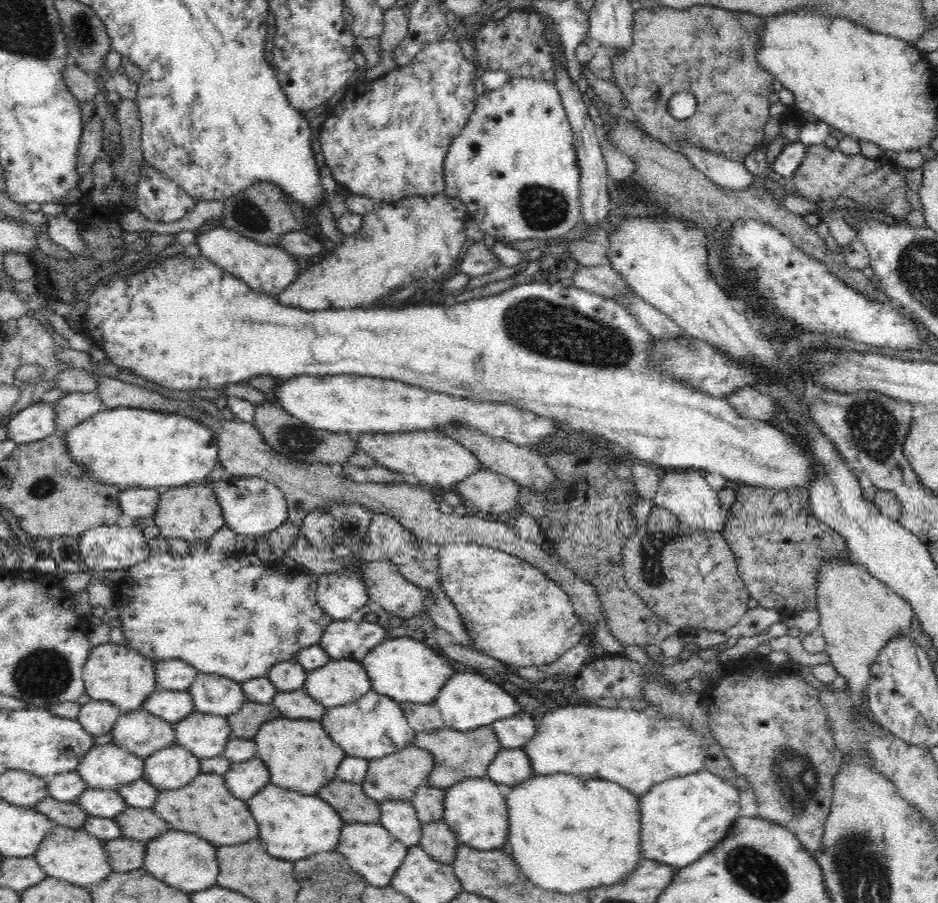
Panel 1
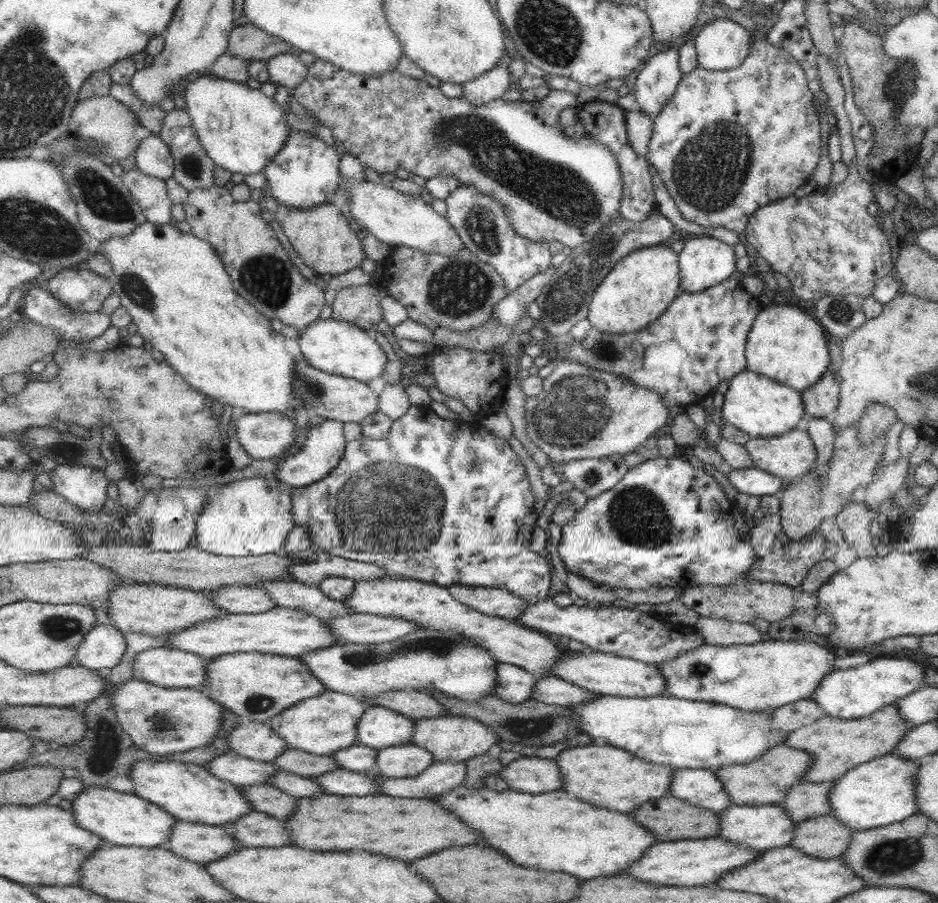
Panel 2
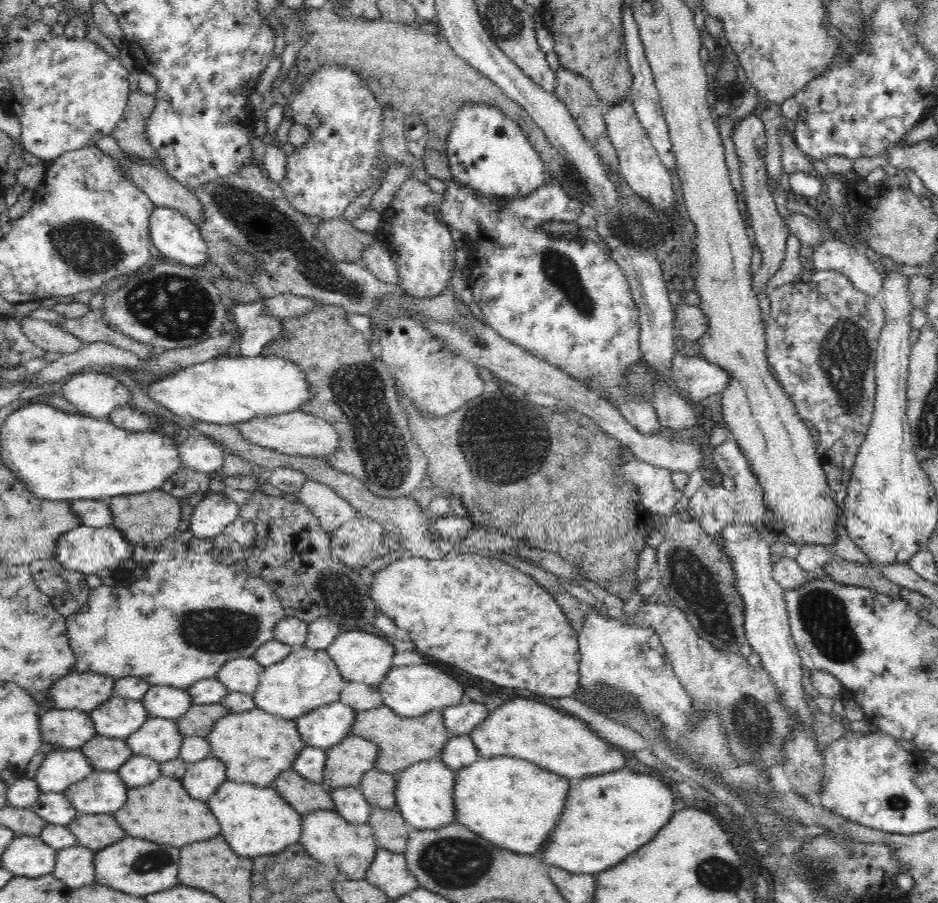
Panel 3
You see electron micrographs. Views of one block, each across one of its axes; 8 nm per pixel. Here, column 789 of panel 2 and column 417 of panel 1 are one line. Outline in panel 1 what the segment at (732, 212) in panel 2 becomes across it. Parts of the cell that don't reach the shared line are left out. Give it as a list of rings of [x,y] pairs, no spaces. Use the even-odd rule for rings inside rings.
[[[438,40],[438,42],[432,42],[432,44],[428,44],[418,56],[414,57],[409,65],[403,67],[398,66],[390,72],[387,72],[384,78],[374,79],[374,82],[370,84],[370,104],[368,104],[368,92],[366,92],[366,94],[362,94],[362,96],[354,102],[354,110],[348,108],[348,110],[344,110],[344,112],[338,116],[338,120],[334,120],[334,116],[330,116],[330,118],[326,118],[326,122],[320,125],[319,141],[322,154],[337,184],[352,194],[370,197],[376,204],[382,203],[383,201],[396,203],[400,198],[410,196],[429,198],[434,195],[444,194],[444,188],[446,188],[443,173],[445,154],[453,143],[453,139],[464,130],[464,126],[468,123],[469,117],[476,107],[476,100],[478,100],[479,96],[474,91],[475,81],[478,81],[476,78],[475,60],[470,61],[466,59],[464,54],[462,54],[458,42],[454,40]]]

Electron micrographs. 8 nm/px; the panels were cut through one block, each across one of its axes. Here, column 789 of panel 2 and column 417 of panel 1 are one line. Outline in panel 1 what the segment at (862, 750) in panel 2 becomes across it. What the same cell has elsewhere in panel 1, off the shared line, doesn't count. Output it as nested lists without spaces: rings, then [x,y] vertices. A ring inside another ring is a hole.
[[[492,725],[474,729],[474,731],[456,731],[445,727],[430,733],[420,732],[415,734],[412,744],[424,748],[434,755],[434,770],[430,772],[426,784],[446,789],[456,782],[460,782],[460,780],[486,777],[490,762],[496,758],[496,752],[502,750],[503,746],[498,741]]]

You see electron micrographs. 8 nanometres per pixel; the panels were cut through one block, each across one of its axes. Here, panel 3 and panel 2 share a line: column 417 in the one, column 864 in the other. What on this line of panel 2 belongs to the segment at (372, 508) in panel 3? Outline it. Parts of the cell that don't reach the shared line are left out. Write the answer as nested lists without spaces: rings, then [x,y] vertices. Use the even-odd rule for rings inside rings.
[[[850,502],[843,510],[836,516],[836,528],[842,530],[842,534],[846,544],[849,547],[856,550],[856,554],[860,558],[864,557],[874,557],[878,555],[876,553],[876,547],[872,545],[873,535],[871,534],[870,525],[873,521],[881,520],[886,522],[885,519],[882,519],[878,514],[878,510],[873,512],[868,505],[864,502]]]

